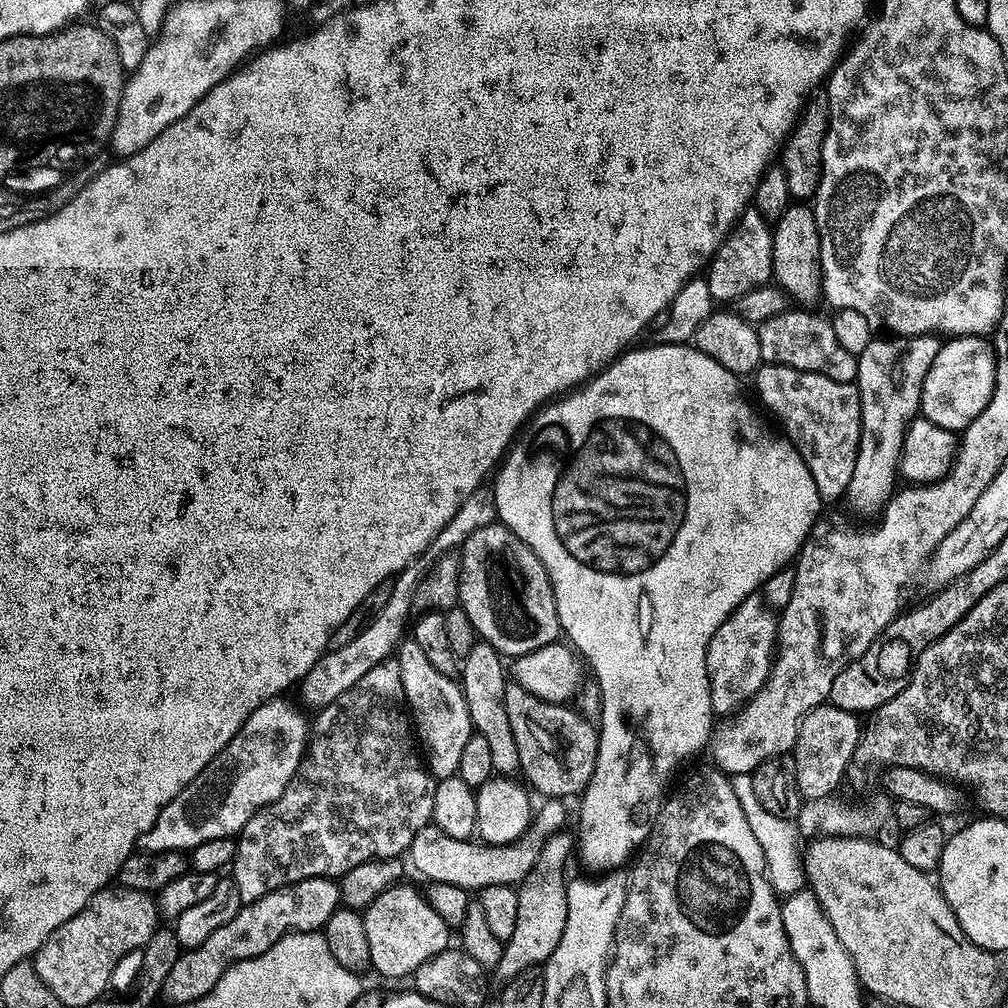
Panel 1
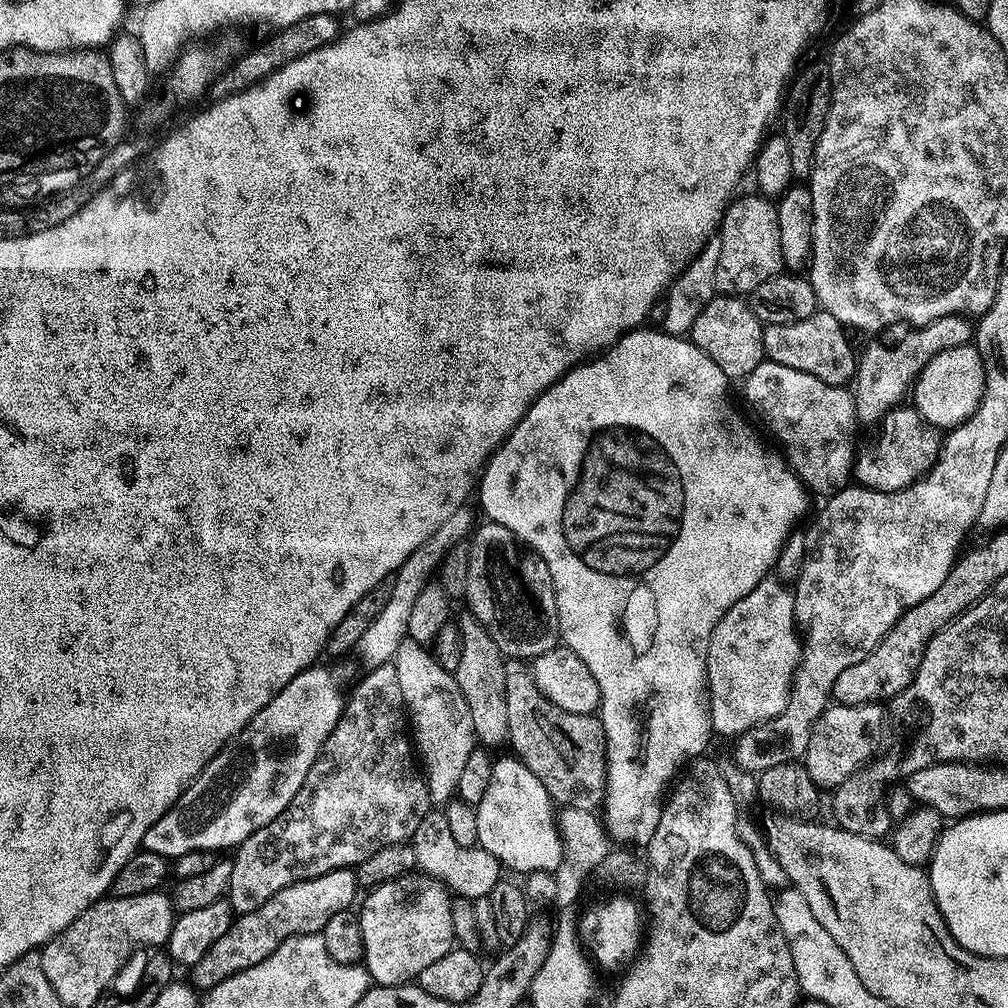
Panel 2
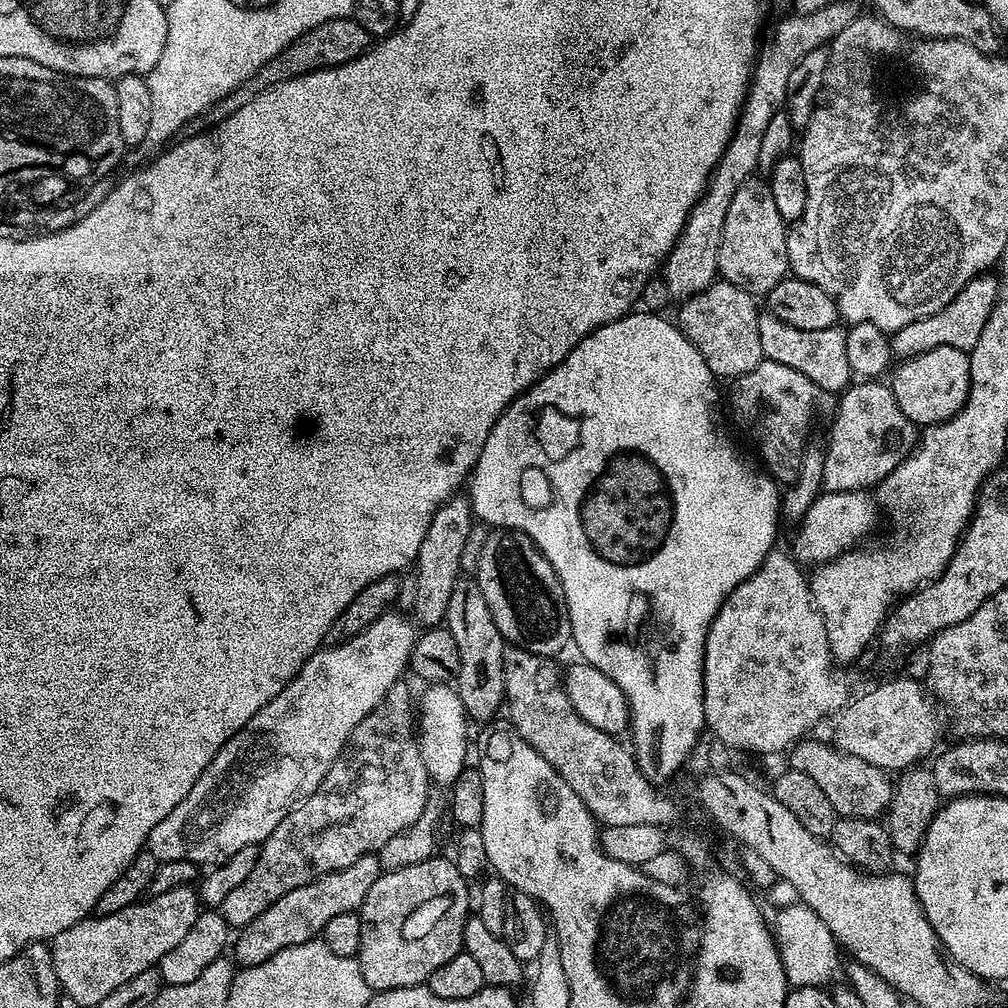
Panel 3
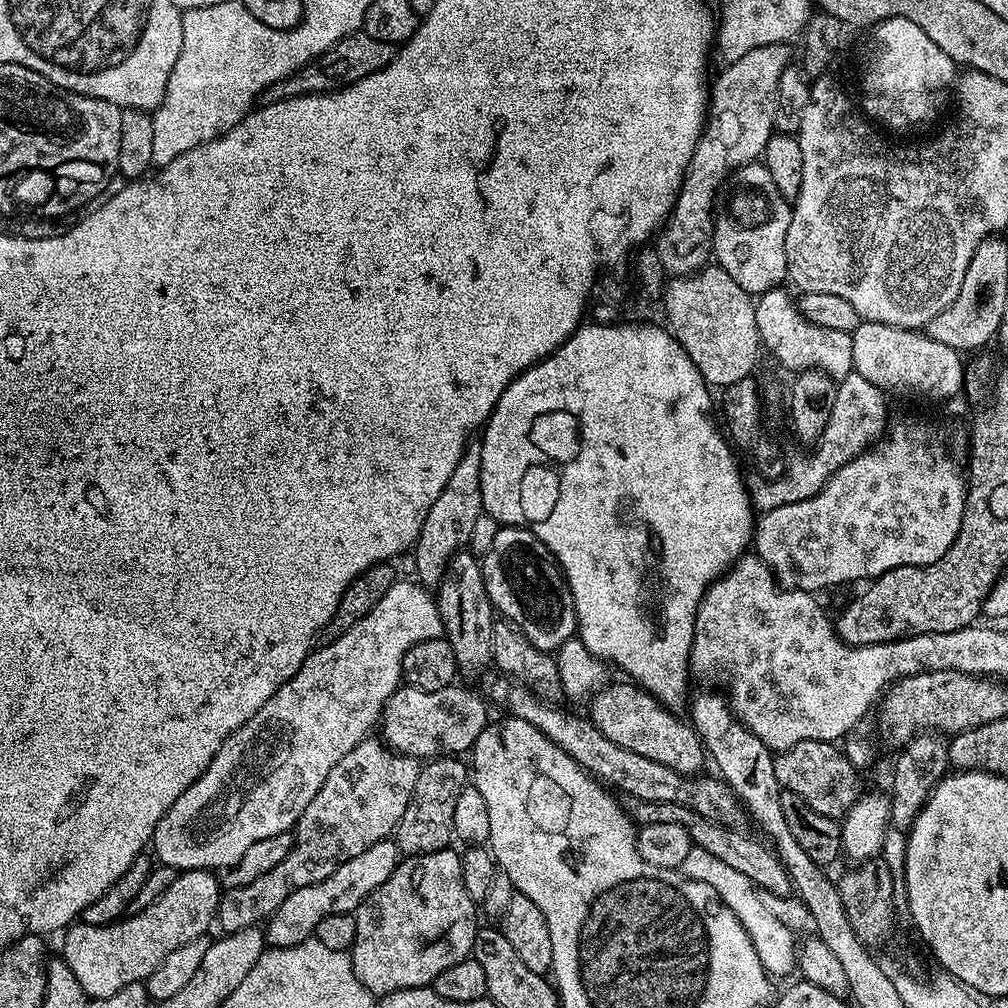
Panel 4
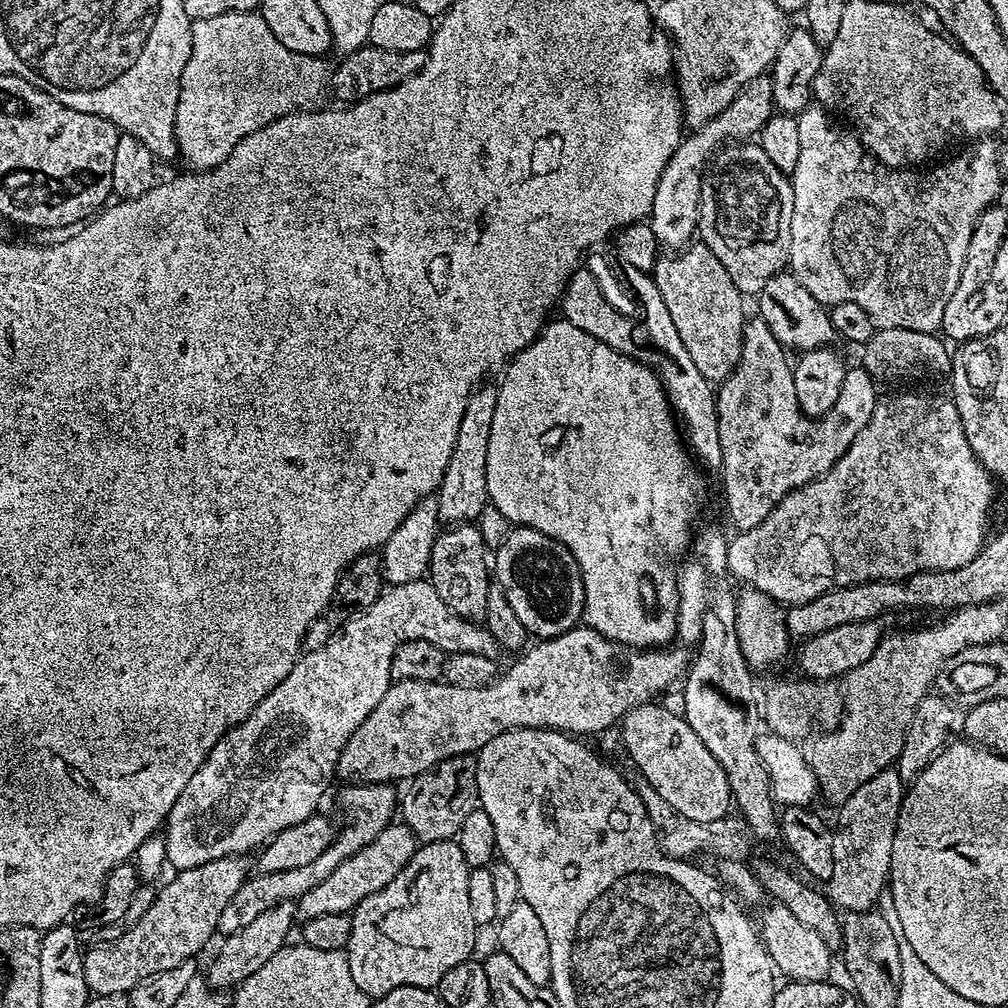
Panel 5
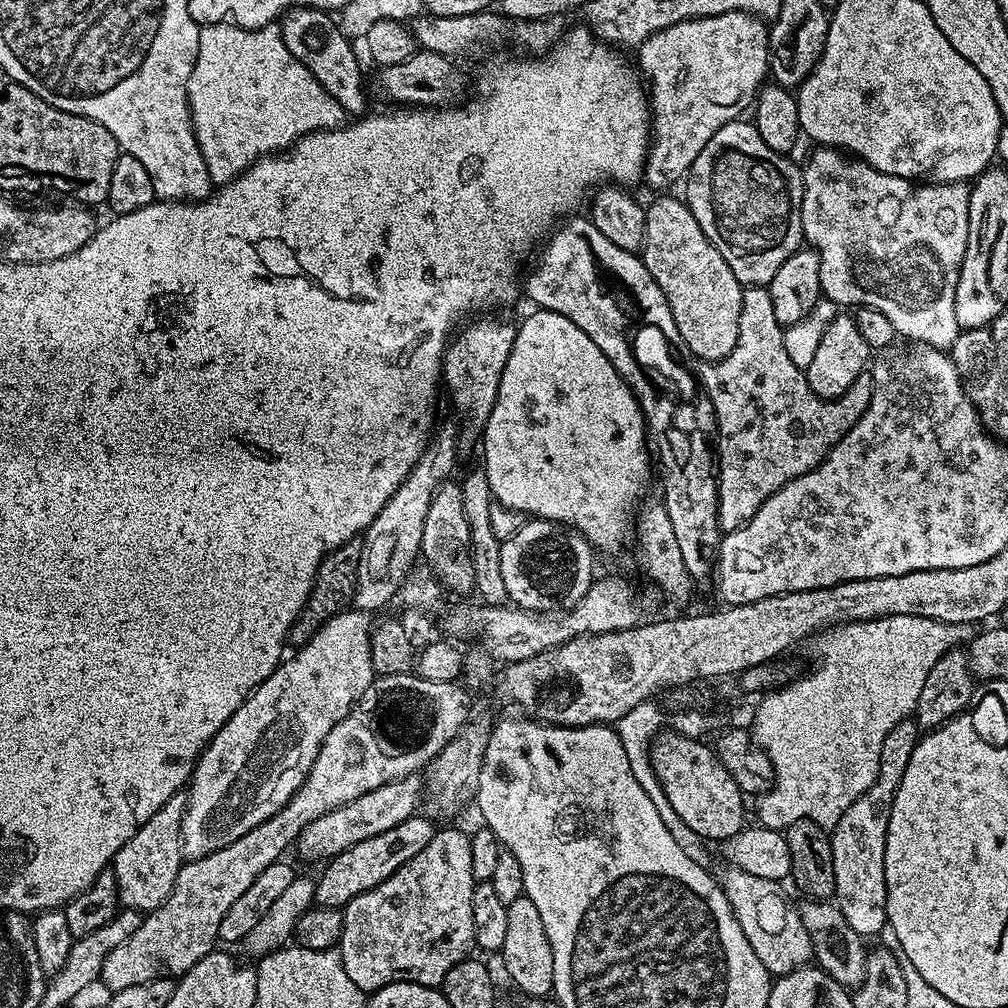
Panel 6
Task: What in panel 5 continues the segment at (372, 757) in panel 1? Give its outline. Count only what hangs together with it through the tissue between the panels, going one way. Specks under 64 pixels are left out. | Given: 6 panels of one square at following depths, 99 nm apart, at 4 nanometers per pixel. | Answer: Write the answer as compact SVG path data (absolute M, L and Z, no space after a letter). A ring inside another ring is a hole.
M352 782L349 784L352 785L340 792L340 804L348 808L348 821L345 822L344 829L341 827L337 831L332 845L322 854L318 854L318 858L306 862L306 866L298 870L278 870L274 874L262 872L245 880L238 894L234 894L234 898L230 898L229 904L222 910L222 918L218 918L216 930L221 937L229 936L238 930L243 930L245 926L250 926L254 918L259 918L262 914L266 914L266 910L282 902L299 900L302 894L306 894L306 890L311 890L313 886L318 886L318 882L323 882L329 874L334 874L338 862L346 862L350 854L358 854L358 850L370 846L370 842L378 838L380 831L393 823L398 812L398 792L392 789L395 787L391 783Z

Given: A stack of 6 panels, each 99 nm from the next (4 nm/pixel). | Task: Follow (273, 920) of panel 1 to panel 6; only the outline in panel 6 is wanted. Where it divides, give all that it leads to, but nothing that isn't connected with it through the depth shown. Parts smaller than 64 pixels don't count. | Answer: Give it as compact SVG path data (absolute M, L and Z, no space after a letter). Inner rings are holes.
M423 814L406 818L406 822L398 822L394 830L386 830L383 834L374 834L374 838L366 838L366 842L358 842L358 846L350 846L350 850L342 850L342 854L333 856L323 865L324 873L315 877L315 903L322 908L338 908L343 910L358 894L366 890L374 890L386 878L390 878L414 854L419 854L434 838L438 828L433 821Z

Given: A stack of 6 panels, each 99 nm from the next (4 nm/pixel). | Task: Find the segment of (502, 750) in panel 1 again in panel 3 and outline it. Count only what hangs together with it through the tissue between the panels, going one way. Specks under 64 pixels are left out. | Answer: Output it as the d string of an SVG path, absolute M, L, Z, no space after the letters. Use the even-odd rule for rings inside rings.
M461 578L456 581L454 594L450 594L450 606L446 606L446 627L450 634L454 634L454 642L458 645L460 669L454 681L454 689L465 707L467 719L472 722L491 721L495 717L492 715L499 708L501 711L506 704L502 674L506 641L498 626L494 626L494 618L490 618L490 606L486 606L486 598L482 598L482 590L475 579Z

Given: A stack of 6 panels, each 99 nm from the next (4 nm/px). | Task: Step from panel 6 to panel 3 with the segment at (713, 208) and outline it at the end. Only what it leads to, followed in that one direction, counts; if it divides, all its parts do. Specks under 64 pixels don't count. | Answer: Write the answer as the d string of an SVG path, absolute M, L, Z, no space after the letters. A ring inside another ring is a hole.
M753 178L738 186L731 199L718 247L719 275L750 295L764 298L789 275L786 221L778 214L774 194L763 179Z

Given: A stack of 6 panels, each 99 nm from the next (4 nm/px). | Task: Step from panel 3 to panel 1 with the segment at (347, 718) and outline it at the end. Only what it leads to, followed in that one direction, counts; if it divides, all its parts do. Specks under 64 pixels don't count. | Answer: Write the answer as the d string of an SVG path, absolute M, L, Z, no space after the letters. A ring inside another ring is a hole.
M273 698L246 718L242 730L215 758L158 814L154 826L140 836L139 847L146 852L191 850L210 838L235 837L256 812L273 804L294 779L310 743L308 720L288 698Z

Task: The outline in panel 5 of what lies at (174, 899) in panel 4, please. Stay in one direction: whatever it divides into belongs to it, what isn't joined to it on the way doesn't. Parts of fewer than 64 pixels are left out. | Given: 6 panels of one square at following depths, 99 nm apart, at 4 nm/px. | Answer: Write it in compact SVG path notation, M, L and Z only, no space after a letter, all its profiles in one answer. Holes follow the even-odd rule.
M223 856L202 866L185 868L156 893L156 900L133 928L124 928L120 937L84 952L84 973L89 993L127 994L142 978L162 970L174 970L182 962L199 957L199 952L217 935L222 910L238 894L250 876L250 864L239 856Z

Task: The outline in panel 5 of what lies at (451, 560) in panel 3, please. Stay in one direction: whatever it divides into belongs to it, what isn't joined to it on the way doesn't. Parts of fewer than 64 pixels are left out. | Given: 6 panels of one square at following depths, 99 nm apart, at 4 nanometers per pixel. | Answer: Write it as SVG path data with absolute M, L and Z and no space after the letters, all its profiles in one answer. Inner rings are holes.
M492 382L477 387L466 402L462 422L458 422L458 438L454 438L454 451L446 462L446 474L435 493L438 514L445 525L475 522L489 504L486 486L486 450L490 450L490 425L494 422L494 406L498 406L497 385Z

